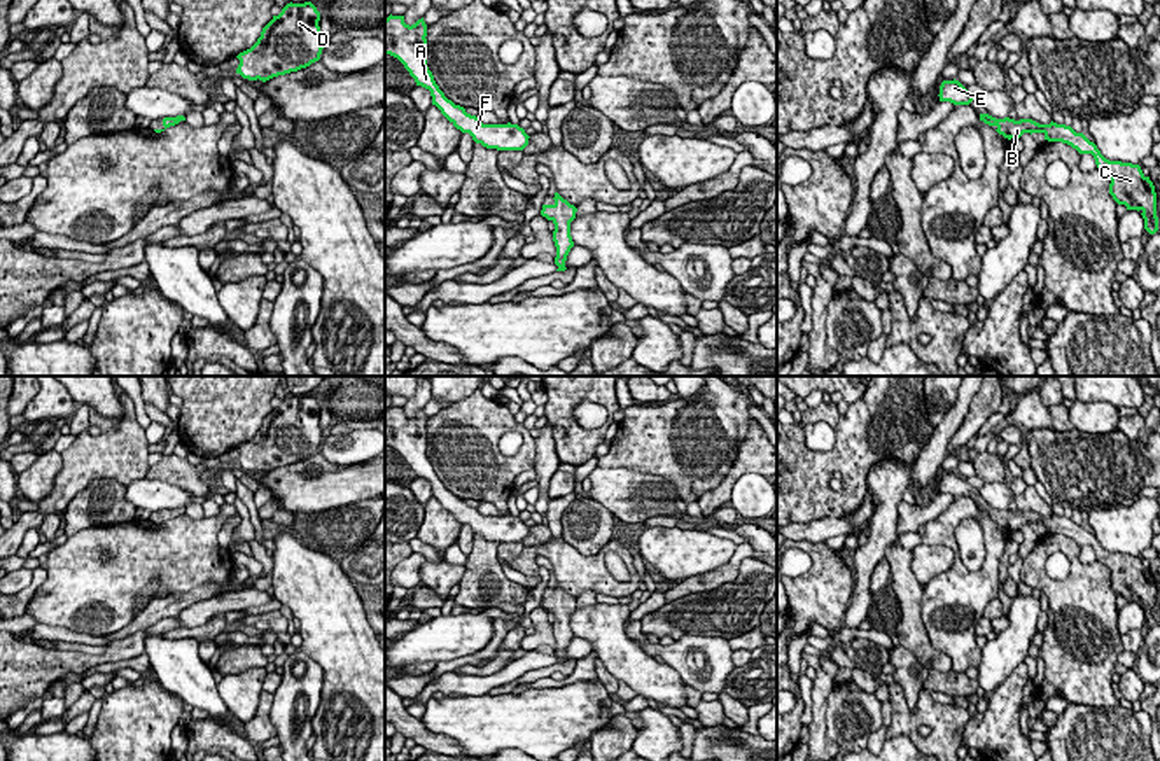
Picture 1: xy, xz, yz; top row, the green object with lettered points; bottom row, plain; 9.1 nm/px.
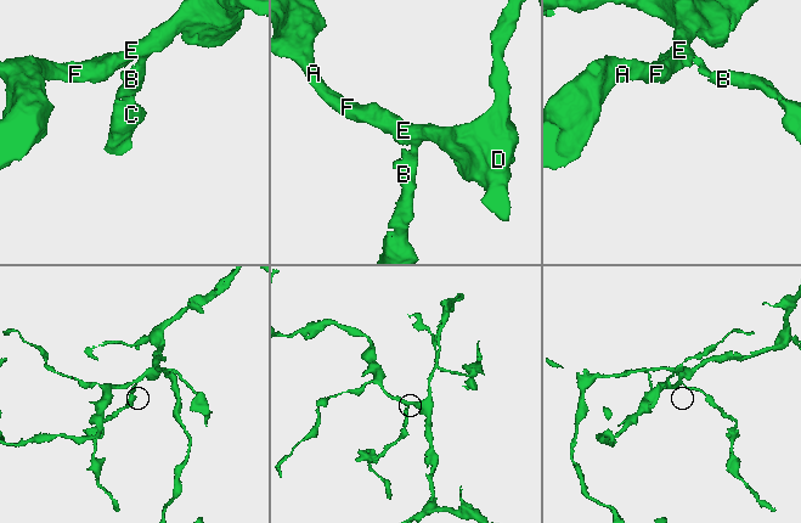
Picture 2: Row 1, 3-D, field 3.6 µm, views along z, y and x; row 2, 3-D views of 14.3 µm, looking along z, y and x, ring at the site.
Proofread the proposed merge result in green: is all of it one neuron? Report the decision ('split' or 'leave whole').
leave whole

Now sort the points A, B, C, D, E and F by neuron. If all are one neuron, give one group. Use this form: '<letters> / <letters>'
A B C D E F

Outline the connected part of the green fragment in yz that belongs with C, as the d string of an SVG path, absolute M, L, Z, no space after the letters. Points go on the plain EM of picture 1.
M980 506L980 513L996 518L996 523L1008 532L1020 530L1024 525L1043 525L1048 534L1062 534L1080 546L1092 546L1097 560L1111 570L1109 586L1113 591L1118 597L1125 597L1127 602L1141 602L1144 621L1150 626L1158 623L1155 577L1150 569L1143 565L1139 556L1106 551L1097 537L1083 525L1076 525L1071 518L1057 516L1053 513L1050 516L1039 516L1032 511L996 511L989 506Z

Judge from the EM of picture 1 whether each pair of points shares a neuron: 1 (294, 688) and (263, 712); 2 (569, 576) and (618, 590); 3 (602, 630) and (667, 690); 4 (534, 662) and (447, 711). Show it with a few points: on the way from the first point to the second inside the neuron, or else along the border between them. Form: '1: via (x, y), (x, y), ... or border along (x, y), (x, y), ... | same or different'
1: border along (272, 695), (272, 726), (277, 735) | different
2: via (581, 576), (595, 576), (606, 585) | same
3: via (618, 646), (651, 679) | same
4: border along (485, 693), (462, 697) | different

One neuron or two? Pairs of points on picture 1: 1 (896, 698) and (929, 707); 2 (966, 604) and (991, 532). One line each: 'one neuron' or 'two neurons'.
1: one neuron
2: one neuron

